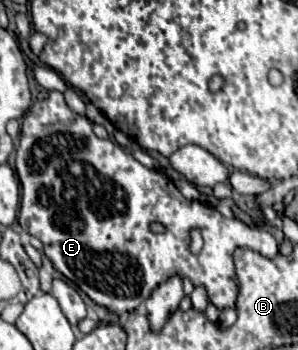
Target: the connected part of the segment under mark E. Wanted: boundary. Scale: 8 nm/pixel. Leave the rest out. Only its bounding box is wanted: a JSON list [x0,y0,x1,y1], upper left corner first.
[16,92,278,316]

